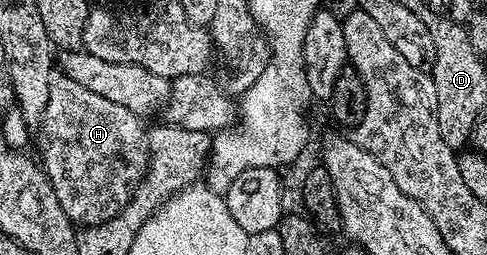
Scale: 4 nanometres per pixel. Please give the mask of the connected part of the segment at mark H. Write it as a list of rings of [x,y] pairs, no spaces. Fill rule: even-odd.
[[[58,73],[51,78],[48,105],[40,124],[40,166],[56,193],[56,201],[60,201],[60,209],[64,209],[75,225],[94,227],[116,217],[116,213],[128,205],[138,182],[146,176],[146,169],[150,166],[148,127],[142,123],[145,122],[124,109],[124,105],[116,105],[116,101],[108,101],[108,97],[100,97],[100,93],[92,93],[92,89],[84,89],[84,85],[72,81],[72,77]]]

